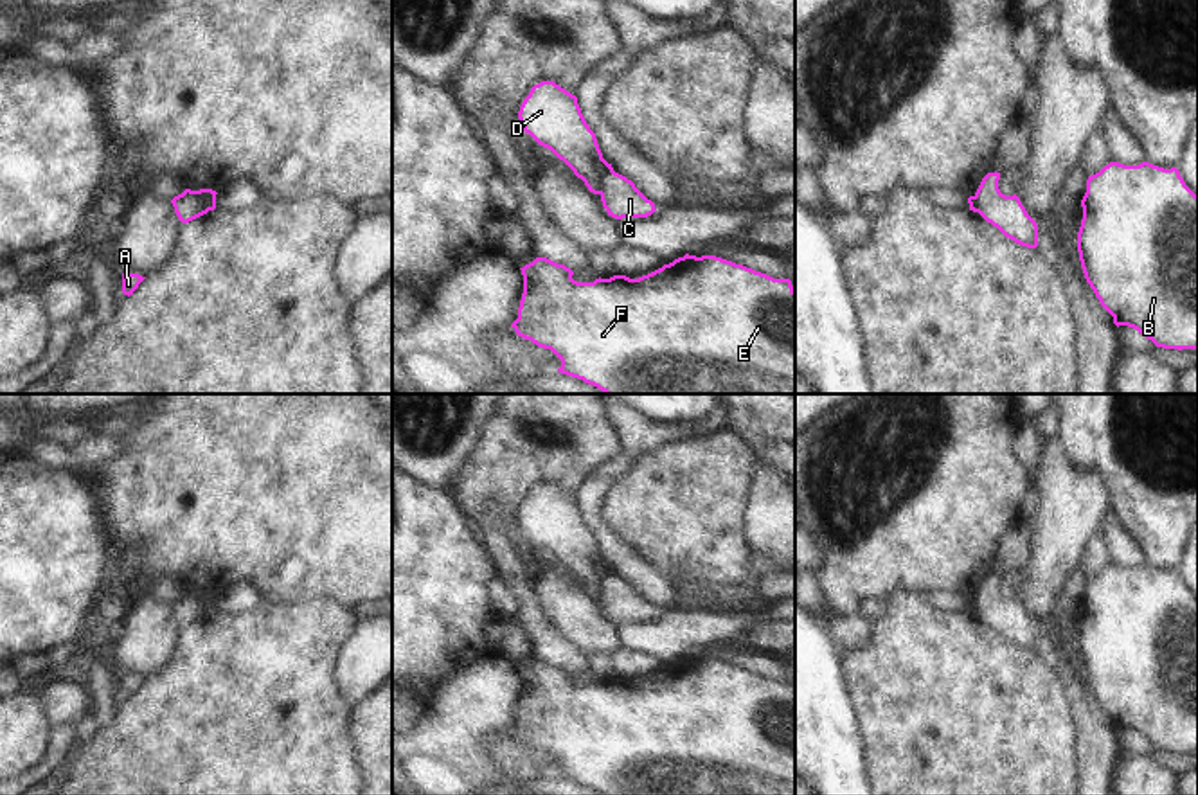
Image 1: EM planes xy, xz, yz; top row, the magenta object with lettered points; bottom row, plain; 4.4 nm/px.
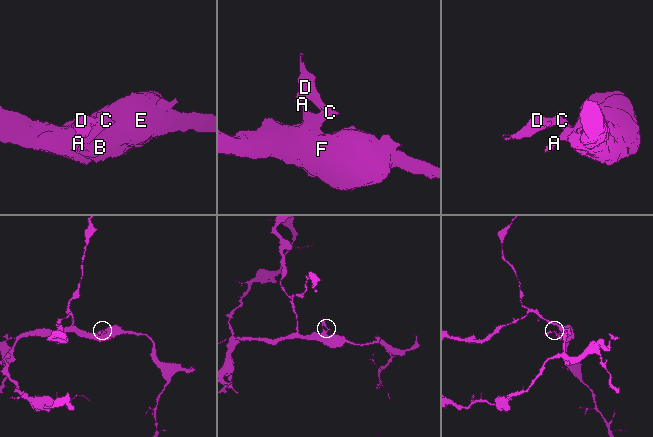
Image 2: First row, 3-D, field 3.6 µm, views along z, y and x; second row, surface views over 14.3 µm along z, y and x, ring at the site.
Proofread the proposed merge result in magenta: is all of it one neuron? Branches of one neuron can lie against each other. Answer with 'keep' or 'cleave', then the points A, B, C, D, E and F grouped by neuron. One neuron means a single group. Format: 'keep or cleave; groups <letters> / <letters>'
cleave; groups A B C E F / D

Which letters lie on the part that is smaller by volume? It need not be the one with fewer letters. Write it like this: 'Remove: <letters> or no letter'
Remove: D

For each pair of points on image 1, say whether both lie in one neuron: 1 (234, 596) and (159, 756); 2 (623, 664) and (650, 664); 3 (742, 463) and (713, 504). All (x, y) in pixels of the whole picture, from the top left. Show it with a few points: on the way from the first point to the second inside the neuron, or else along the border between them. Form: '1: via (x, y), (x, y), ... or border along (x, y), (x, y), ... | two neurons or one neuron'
1: border along (263, 601), (250, 610), (236, 614), (216, 612) | two neurons
2: via (630, 664), (643, 664) | one neuron
3: via (731, 473), (713, 493) | one neuron

